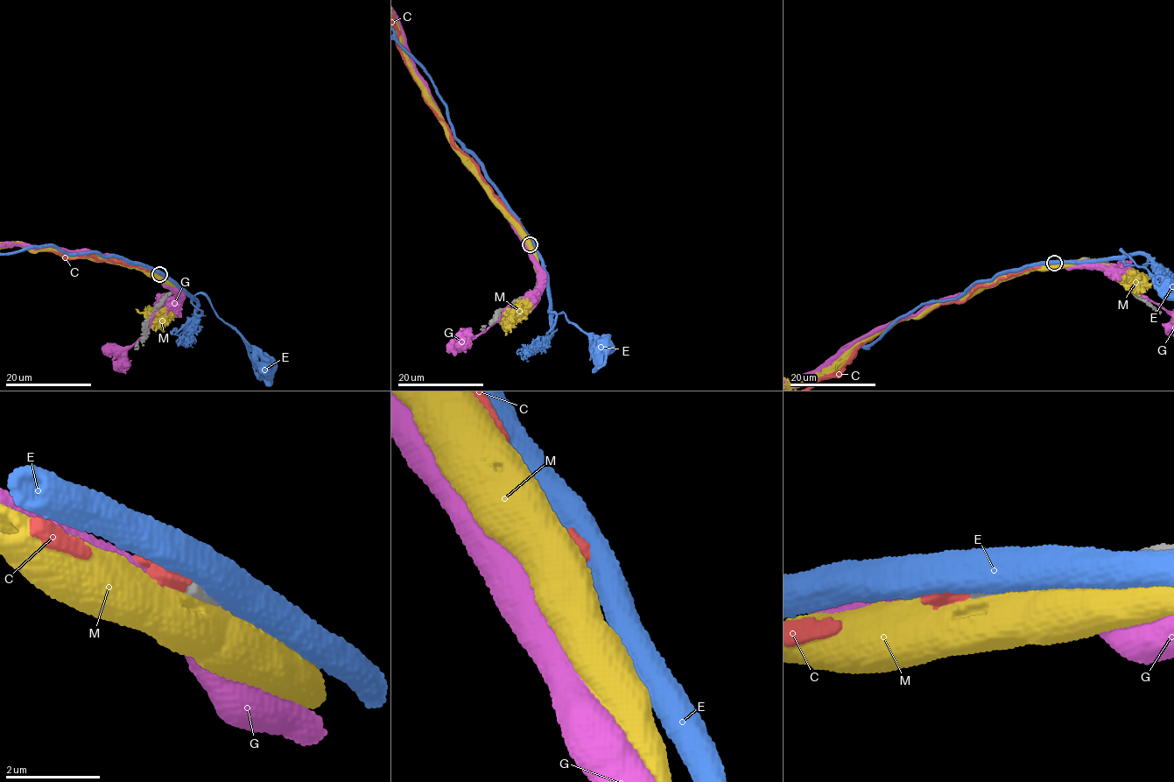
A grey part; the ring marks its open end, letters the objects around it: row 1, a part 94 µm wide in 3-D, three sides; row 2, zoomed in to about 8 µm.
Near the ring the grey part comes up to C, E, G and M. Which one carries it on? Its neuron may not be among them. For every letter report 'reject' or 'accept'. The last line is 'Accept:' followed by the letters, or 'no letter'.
C: accept
E: reject
G: reject
M: reject
Accept: C

